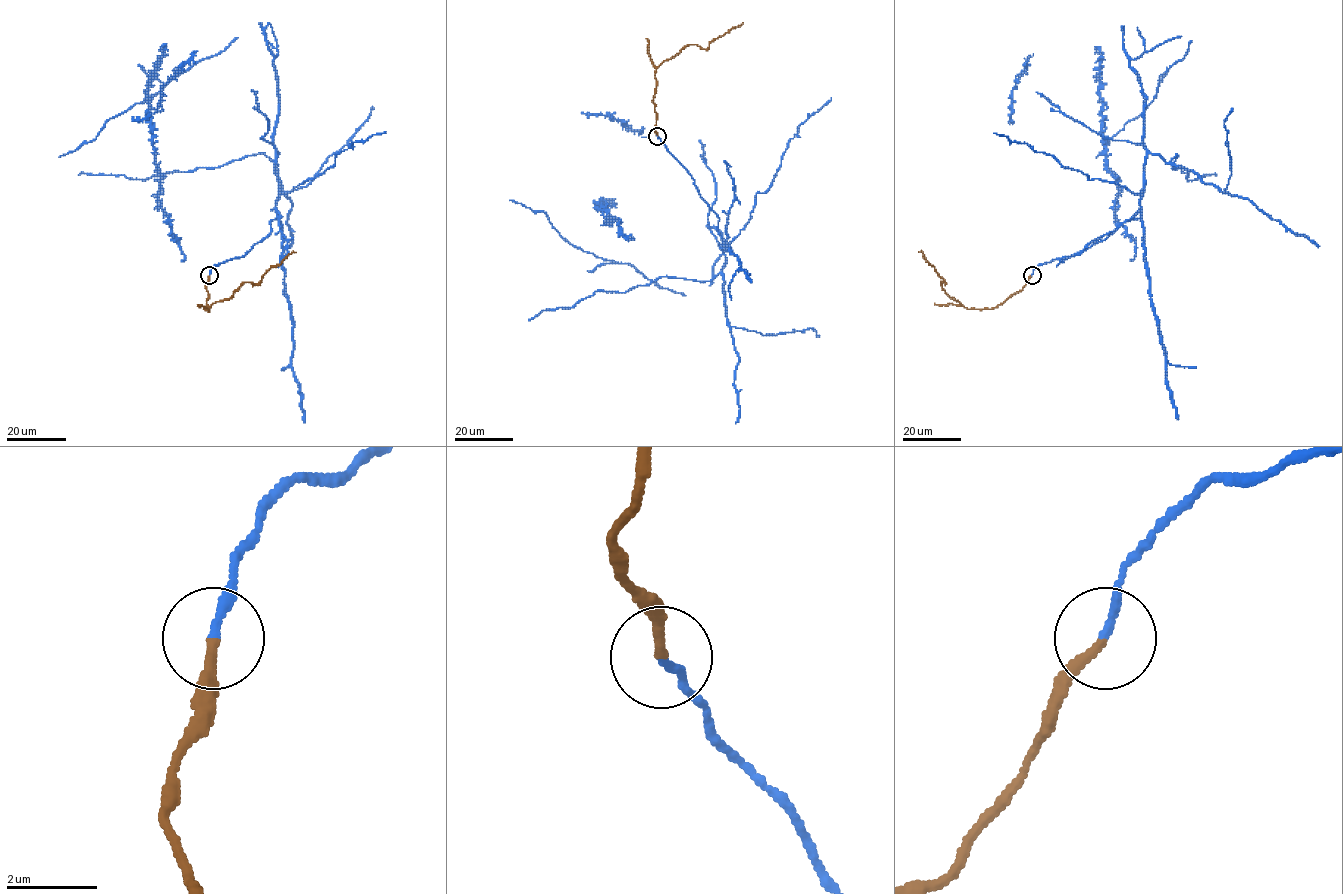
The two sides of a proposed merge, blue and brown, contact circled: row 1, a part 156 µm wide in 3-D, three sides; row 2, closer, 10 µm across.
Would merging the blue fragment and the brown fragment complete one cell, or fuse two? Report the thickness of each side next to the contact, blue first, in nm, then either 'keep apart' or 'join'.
calibres 190 and 200 nm; keep apart

